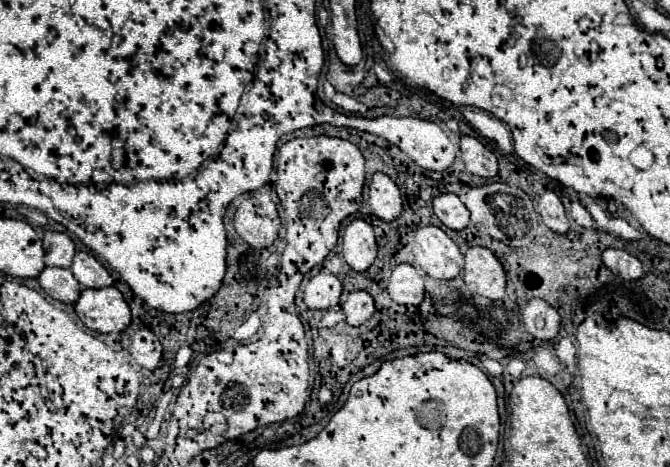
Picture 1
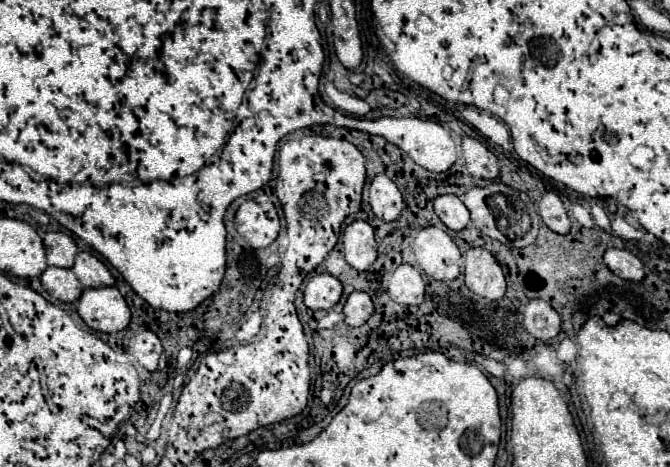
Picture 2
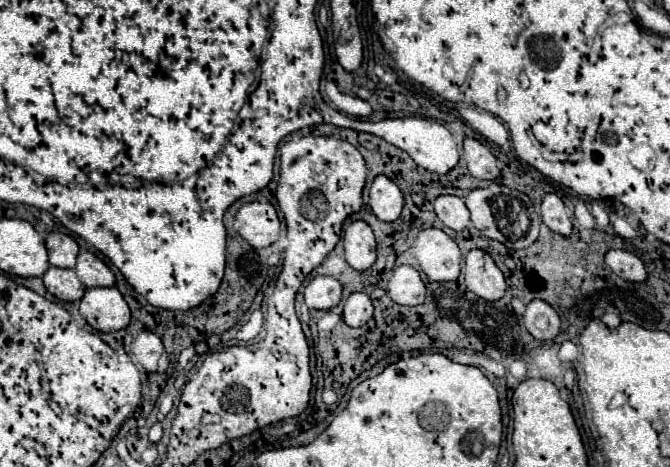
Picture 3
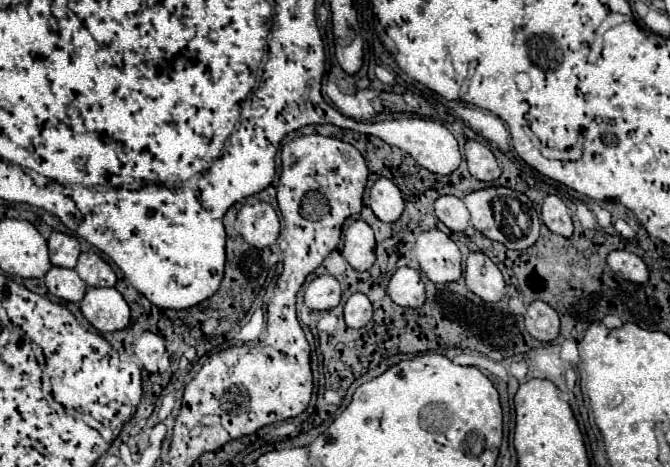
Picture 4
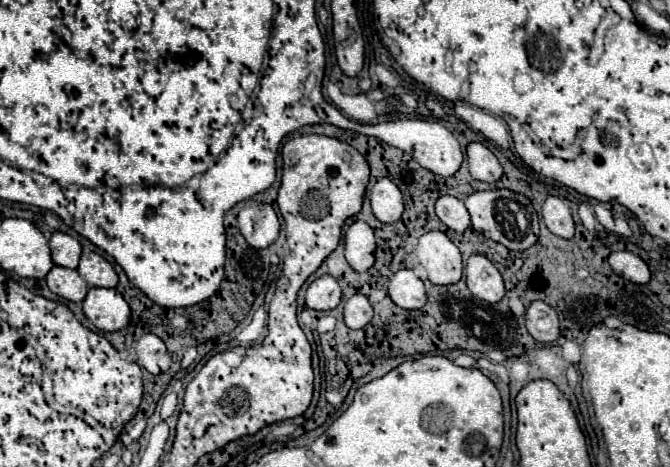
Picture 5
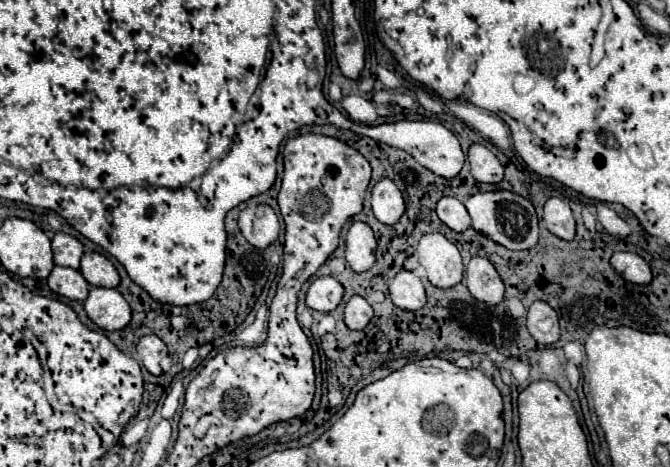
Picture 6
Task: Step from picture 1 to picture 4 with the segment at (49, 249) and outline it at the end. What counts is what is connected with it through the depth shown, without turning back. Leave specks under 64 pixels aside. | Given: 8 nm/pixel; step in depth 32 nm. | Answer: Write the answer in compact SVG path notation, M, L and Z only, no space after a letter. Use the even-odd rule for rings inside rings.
M62 232L50 234L48 250L50 250L52 266L60 266L60 268L74 268L78 256L80 256L78 240L74 236L68 236Z

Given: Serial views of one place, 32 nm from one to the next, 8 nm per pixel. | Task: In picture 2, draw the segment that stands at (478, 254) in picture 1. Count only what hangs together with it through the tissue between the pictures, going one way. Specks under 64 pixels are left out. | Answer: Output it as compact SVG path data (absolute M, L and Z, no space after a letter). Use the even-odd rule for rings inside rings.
M470 248L464 254L466 286L488 300L500 300L506 292L506 280L496 258L484 248Z

